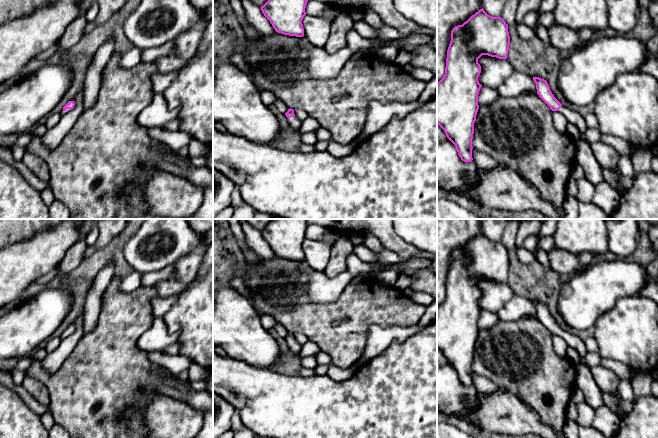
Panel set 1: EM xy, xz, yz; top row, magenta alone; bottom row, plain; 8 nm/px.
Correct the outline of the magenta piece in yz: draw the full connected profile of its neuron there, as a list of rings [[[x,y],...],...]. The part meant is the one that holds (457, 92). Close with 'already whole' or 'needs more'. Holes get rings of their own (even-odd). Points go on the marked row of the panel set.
[[[480,9],[462,25],[451,31],[451,41],[447,50],[444,77],[437,83],[437,124],[447,138],[455,145],[459,157],[471,162],[474,123],[479,109],[478,94],[482,85],[478,81],[481,66],[478,59],[488,55],[507,59],[510,46],[508,25],[501,17],[492,17]]]; already whole

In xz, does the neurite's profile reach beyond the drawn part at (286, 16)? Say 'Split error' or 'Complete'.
Complete

